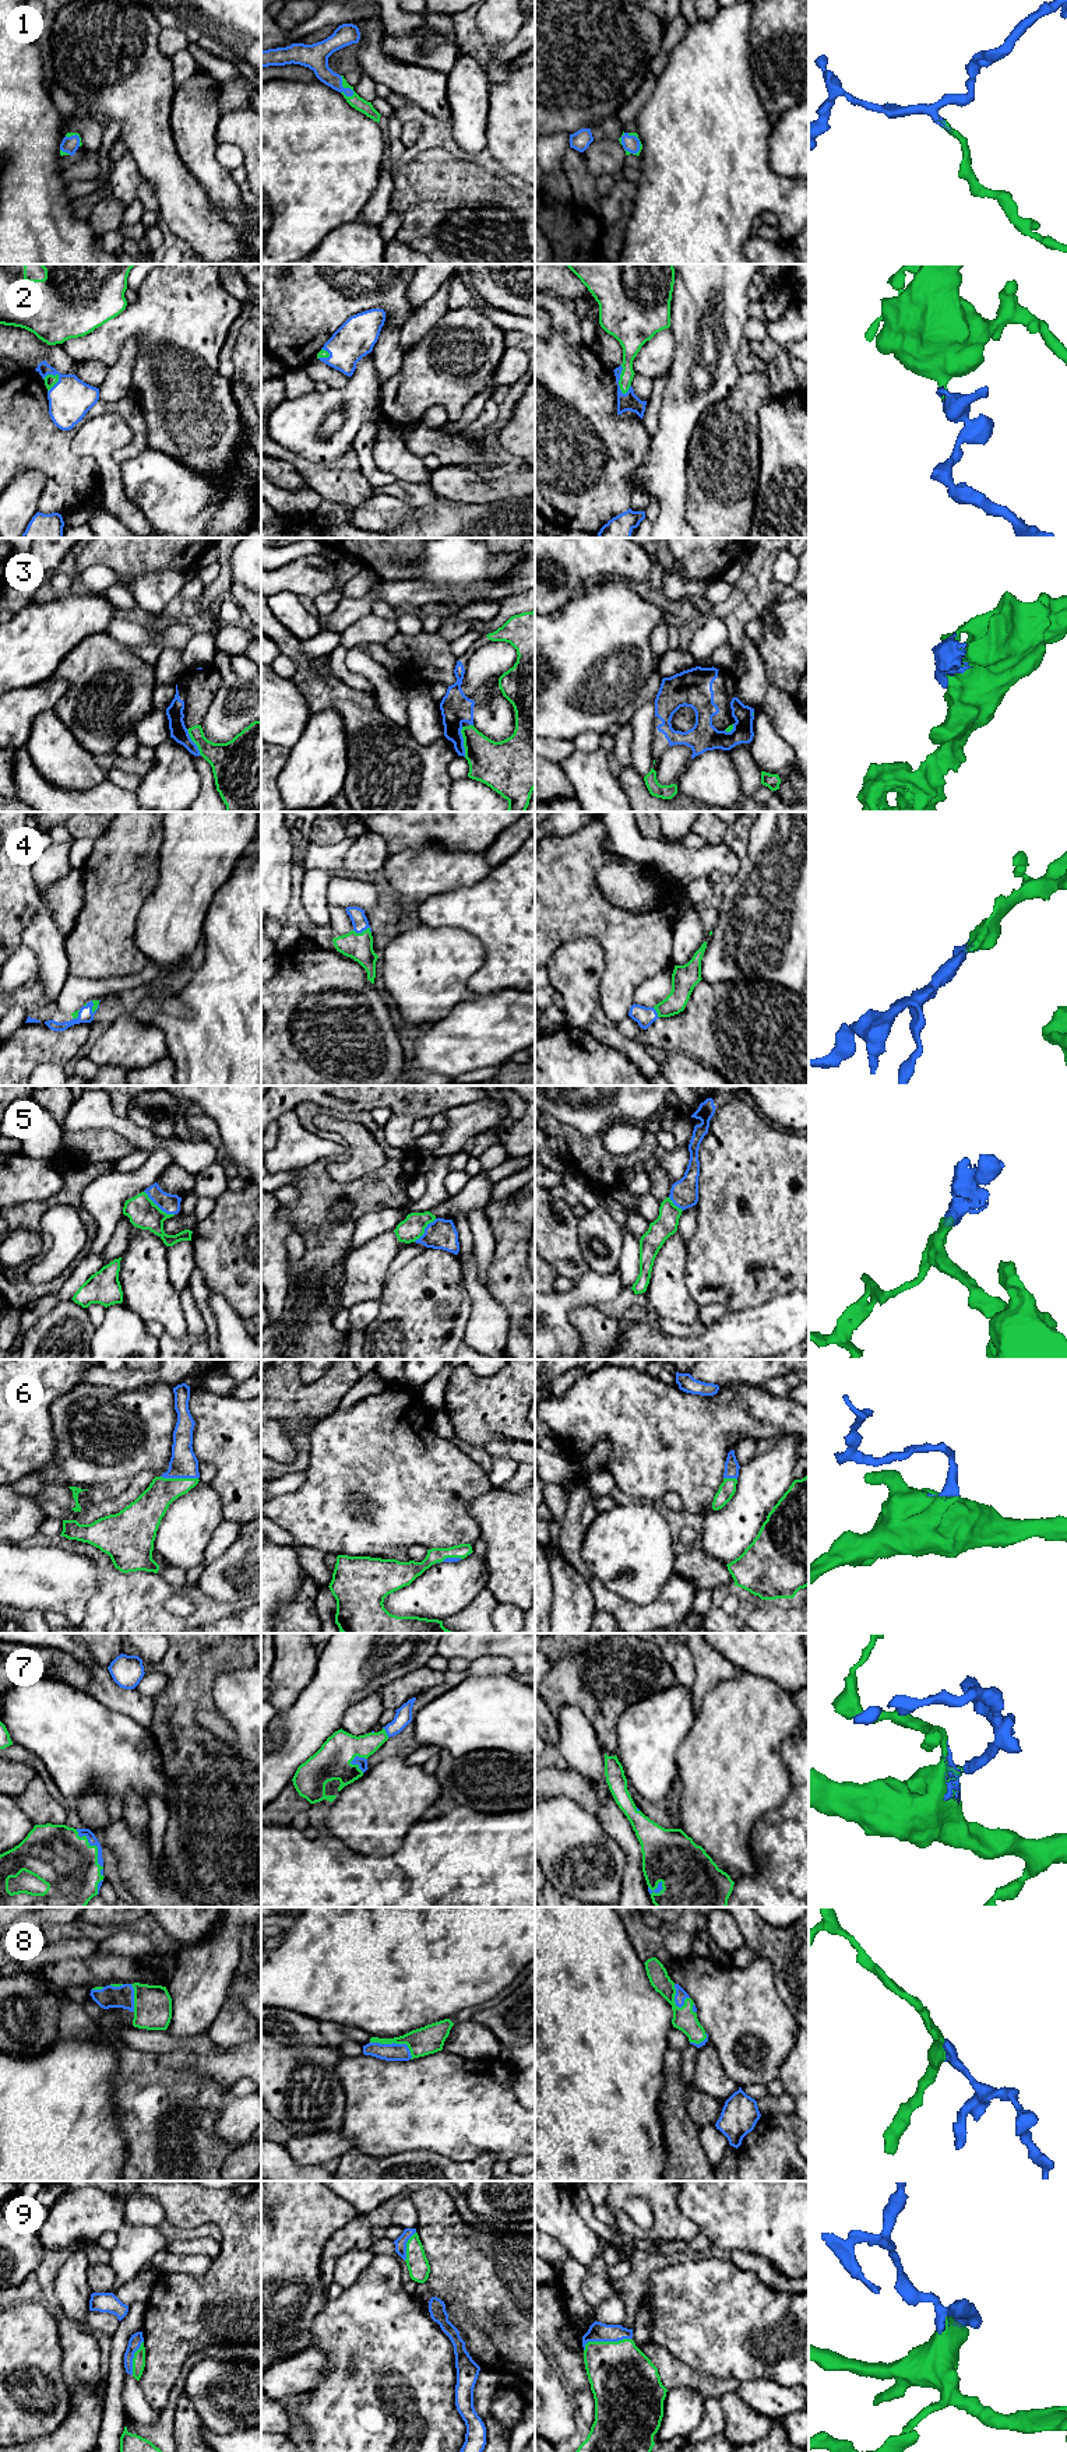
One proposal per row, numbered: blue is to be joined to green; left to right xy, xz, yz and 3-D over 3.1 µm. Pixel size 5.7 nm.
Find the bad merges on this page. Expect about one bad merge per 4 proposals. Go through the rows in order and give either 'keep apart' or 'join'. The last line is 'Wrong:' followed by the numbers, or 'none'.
1: join
2: join
3: join
4: join
5: join
6: join
7: join
8: join
9: join
Wrong: none

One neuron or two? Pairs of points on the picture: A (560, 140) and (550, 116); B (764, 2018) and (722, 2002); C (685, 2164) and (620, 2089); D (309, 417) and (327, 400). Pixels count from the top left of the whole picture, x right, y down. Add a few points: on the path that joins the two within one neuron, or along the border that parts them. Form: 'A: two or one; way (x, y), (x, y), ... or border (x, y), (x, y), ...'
A: two; border (569, 133), (552, 132), (549, 134)
B: one; way (754, 2018), (746, 2018), (732, 2004)
C: two; border (658, 2107), (665, 2166)
D: one; way (313, 412), (323, 403)

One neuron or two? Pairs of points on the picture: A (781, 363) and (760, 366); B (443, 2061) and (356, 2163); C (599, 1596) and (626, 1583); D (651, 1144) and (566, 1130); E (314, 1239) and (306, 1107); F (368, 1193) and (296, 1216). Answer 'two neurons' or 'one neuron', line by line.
A: two neurons
B: two neurons
C: two neurons
D: one neuron
E: one neuron
F: one neuron

